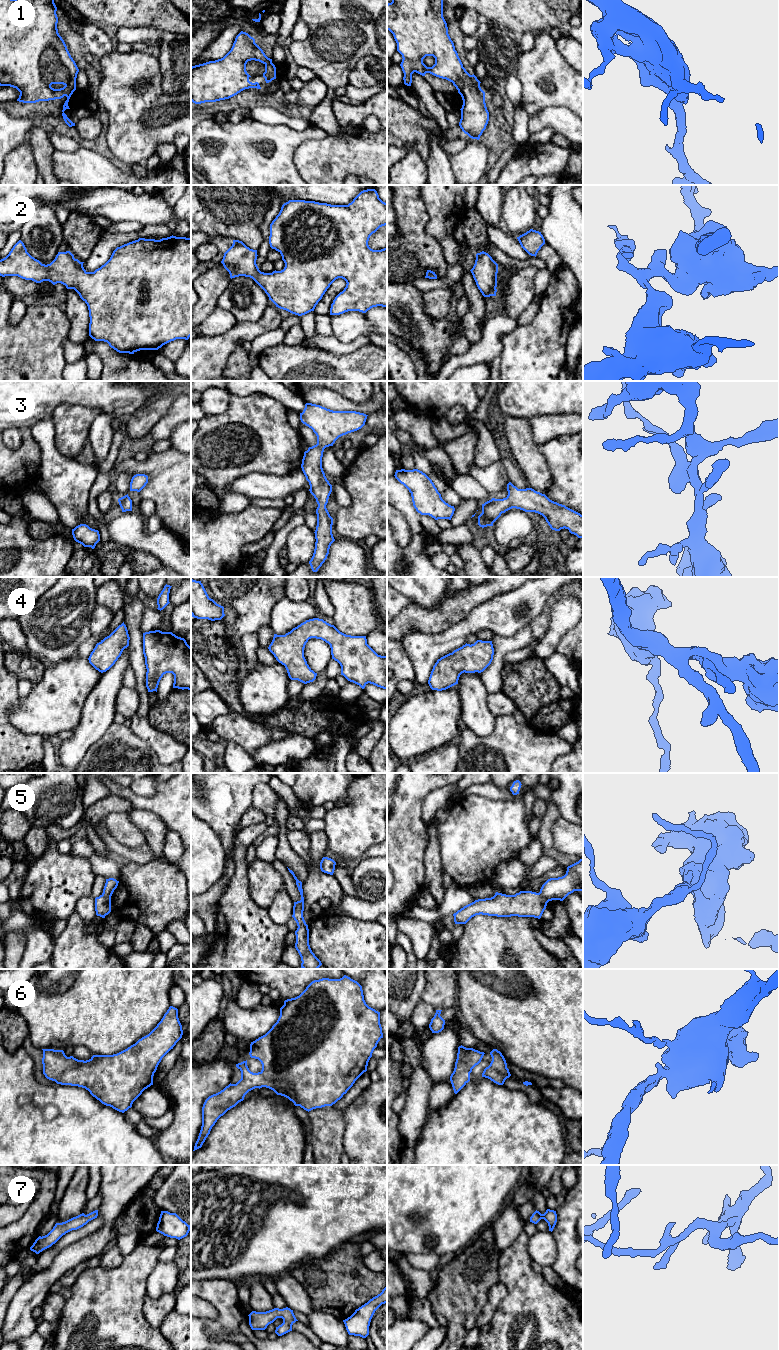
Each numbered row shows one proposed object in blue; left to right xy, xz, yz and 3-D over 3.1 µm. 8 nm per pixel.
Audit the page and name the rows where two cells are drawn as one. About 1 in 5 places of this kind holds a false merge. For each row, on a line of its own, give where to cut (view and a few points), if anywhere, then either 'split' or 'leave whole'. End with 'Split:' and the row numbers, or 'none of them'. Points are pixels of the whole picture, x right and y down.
1: no cut; leave whole
2: no cut; leave whole
3: no cut; leave whole
4: no cut; leave whole
5: cut in yz along (538, 893), (547, 902); split
6: no cut; leave whole
7: no cut; leave whole
Split: 5

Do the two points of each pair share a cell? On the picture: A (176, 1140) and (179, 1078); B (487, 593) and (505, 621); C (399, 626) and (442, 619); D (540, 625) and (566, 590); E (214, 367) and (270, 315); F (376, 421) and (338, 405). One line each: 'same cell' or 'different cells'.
A: same cell
B: different cells
C: same cell
D: same cell
E: same cell
F: different cells

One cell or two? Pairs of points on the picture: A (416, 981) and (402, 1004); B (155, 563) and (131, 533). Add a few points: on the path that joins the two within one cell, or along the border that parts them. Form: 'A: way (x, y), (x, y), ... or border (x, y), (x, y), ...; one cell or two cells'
A: way (410, 987), (402, 995), (402, 998); one cell
B: border (130, 548), (152, 553), (163, 565); two cells

